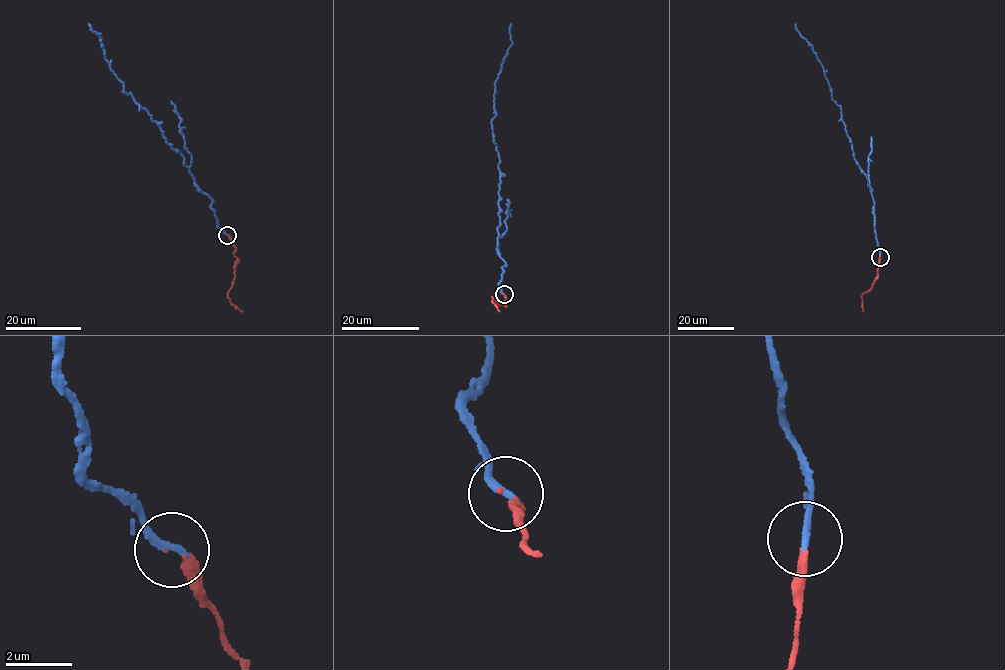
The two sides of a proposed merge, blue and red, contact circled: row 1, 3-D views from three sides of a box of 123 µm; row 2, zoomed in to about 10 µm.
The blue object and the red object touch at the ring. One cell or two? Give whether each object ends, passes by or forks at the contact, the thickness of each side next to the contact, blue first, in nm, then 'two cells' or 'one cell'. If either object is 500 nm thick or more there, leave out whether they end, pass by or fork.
blue ends | red ends | 240/160 nm | one cell

